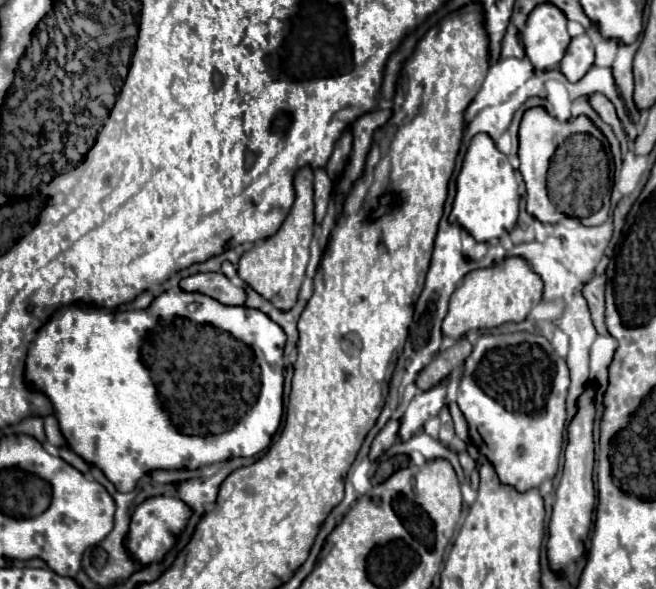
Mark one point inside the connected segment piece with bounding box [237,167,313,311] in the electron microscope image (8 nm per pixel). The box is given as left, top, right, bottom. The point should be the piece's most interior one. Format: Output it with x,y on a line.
275,267

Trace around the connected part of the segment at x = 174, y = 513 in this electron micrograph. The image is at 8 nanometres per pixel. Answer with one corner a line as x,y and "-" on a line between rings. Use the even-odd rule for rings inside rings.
161,495
161,497
145,499
141,505
137,505
131,517
129,531
123,539
123,547
129,553
129,557
137,563
137,569
145,569
157,561
163,561
165,555
175,547
191,515
193,515
193,509
185,505
185,501
181,501
179,497

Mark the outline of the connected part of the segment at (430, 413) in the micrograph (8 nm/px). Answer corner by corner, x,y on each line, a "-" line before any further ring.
447,381
411,399
409,407
401,417
401,425
397,431
399,441
407,441
413,435
417,435
423,429
425,421
433,419
441,411
441,407
445,405
445,387
447,387

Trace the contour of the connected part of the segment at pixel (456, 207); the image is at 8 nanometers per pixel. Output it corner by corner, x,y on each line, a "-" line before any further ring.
485,133
473,137
469,151
463,161
463,169
457,177
457,195
453,201
453,211
448,220
459,223
471,237
479,243
489,243
491,239
499,239
503,233
509,233
517,227
520,196
517,193
515,171
503,155
493,139

